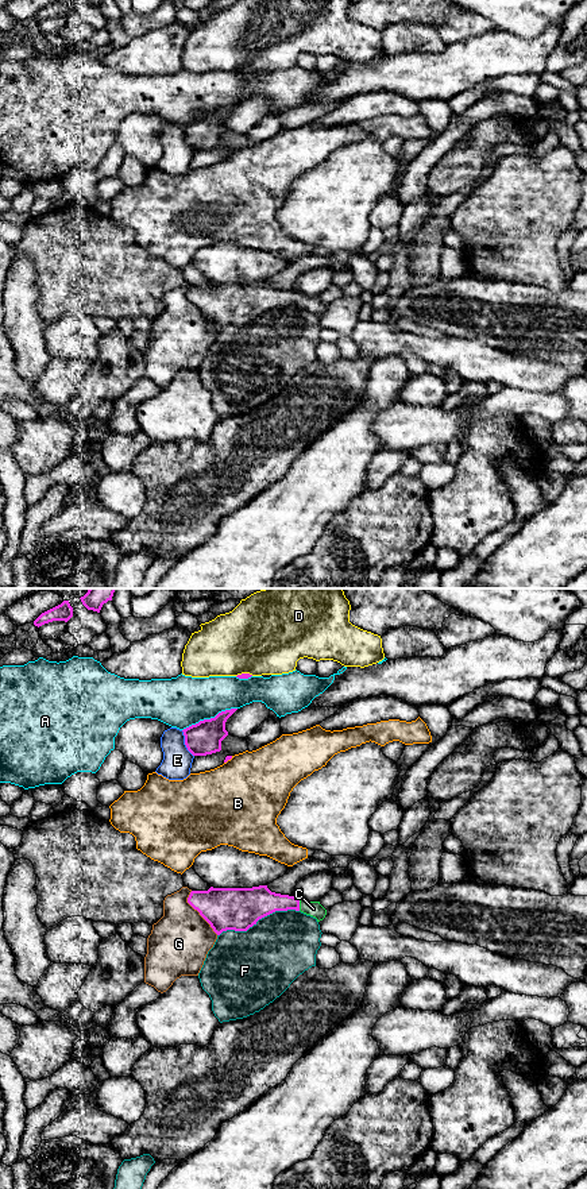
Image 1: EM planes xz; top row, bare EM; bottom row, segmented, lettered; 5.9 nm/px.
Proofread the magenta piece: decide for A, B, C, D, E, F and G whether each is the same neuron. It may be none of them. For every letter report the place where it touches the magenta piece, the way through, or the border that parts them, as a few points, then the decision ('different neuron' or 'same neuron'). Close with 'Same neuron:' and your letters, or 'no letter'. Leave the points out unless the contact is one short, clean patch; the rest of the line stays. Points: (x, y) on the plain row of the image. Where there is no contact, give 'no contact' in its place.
A: xz (211, 114) | different neuron
B: xz (228, 154) | different neuron
C: xz (298, 300) | across xz (258, 297), (290, 297), (298, 300), (313, 304) | same neuron
D: xz (244, 69) | different neuron
E: xz (185, 139) | different neuron
F: xz (258, 315) | different neuron
G: xz (199, 307) | different neuron
Same neuron: C

